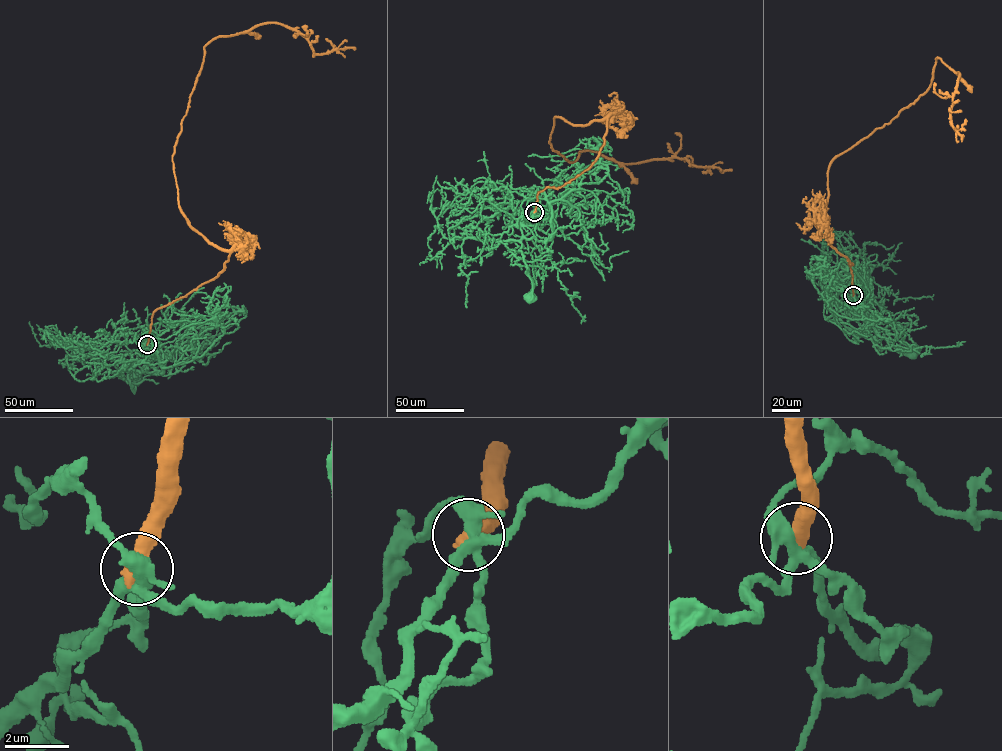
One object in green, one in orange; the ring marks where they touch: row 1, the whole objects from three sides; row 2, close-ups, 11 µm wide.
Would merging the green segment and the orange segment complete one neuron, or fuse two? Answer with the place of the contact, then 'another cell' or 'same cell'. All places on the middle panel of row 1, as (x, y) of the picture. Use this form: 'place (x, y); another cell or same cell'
place (534, 212); another cell

